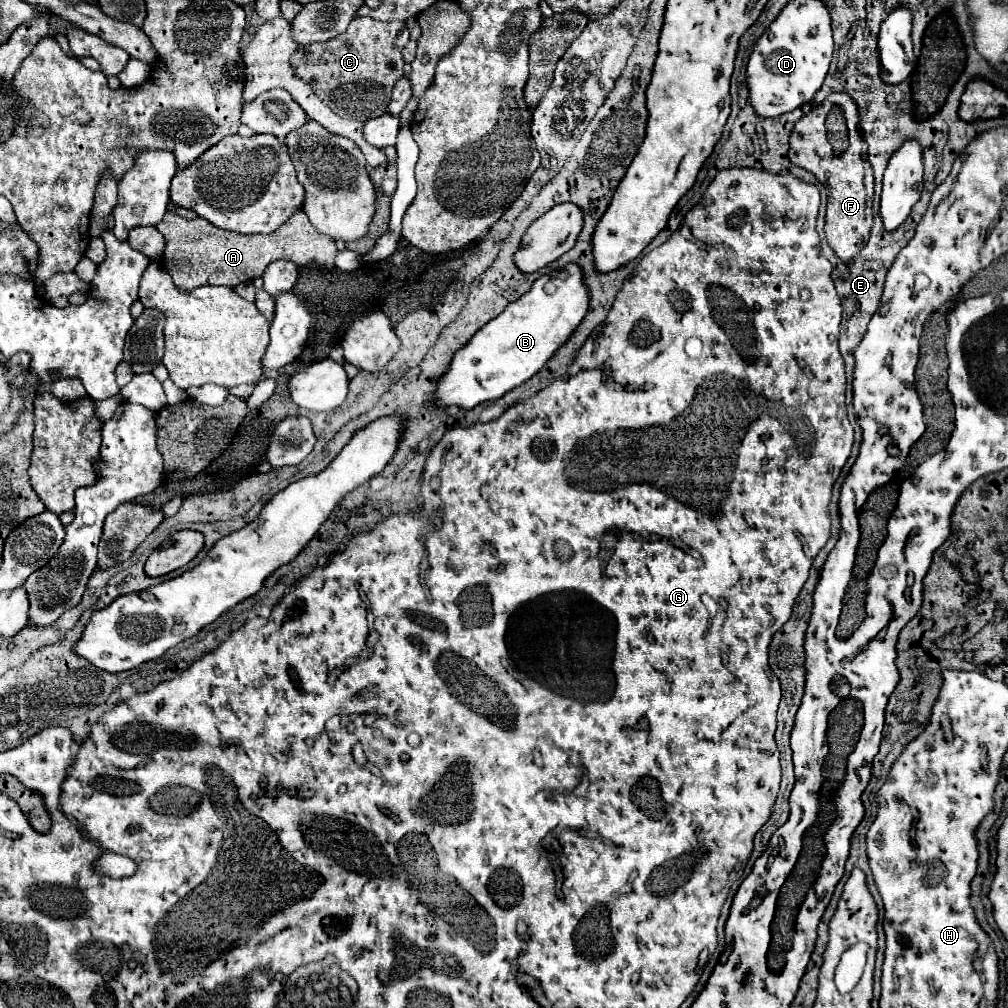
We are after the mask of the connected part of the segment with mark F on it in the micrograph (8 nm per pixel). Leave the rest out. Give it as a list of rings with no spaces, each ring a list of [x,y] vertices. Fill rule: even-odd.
[[[834,93],[804,115],[790,135],[790,163],[810,171],[824,185],[828,195],[826,207],[826,241],[842,263],[850,263],[870,239],[874,223],[872,201],[874,201],[874,177],[866,155],[866,143],[858,129],[856,103],[846,93]]]

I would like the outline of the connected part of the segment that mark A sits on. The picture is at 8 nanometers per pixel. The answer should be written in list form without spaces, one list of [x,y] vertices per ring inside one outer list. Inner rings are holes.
[[[166,211],[164,219],[156,225],[156,229],[166,239],[166,251],[162,257],[162,265],[174,279],[174,285],[182,291],[192,291],[200,285],[226,285],[238,287],[240,283],[250,283],[262,277],[264,269],[276,259],[288,259],[296,265],[318,265],[324,269],[334,269],[336,259],[336,243],[318,233],[310,223],[304,211],[294,213],[282,227],[268,235],[242,235],[234,231],[224,231],[206,219],[182,219],[172,211]]]

